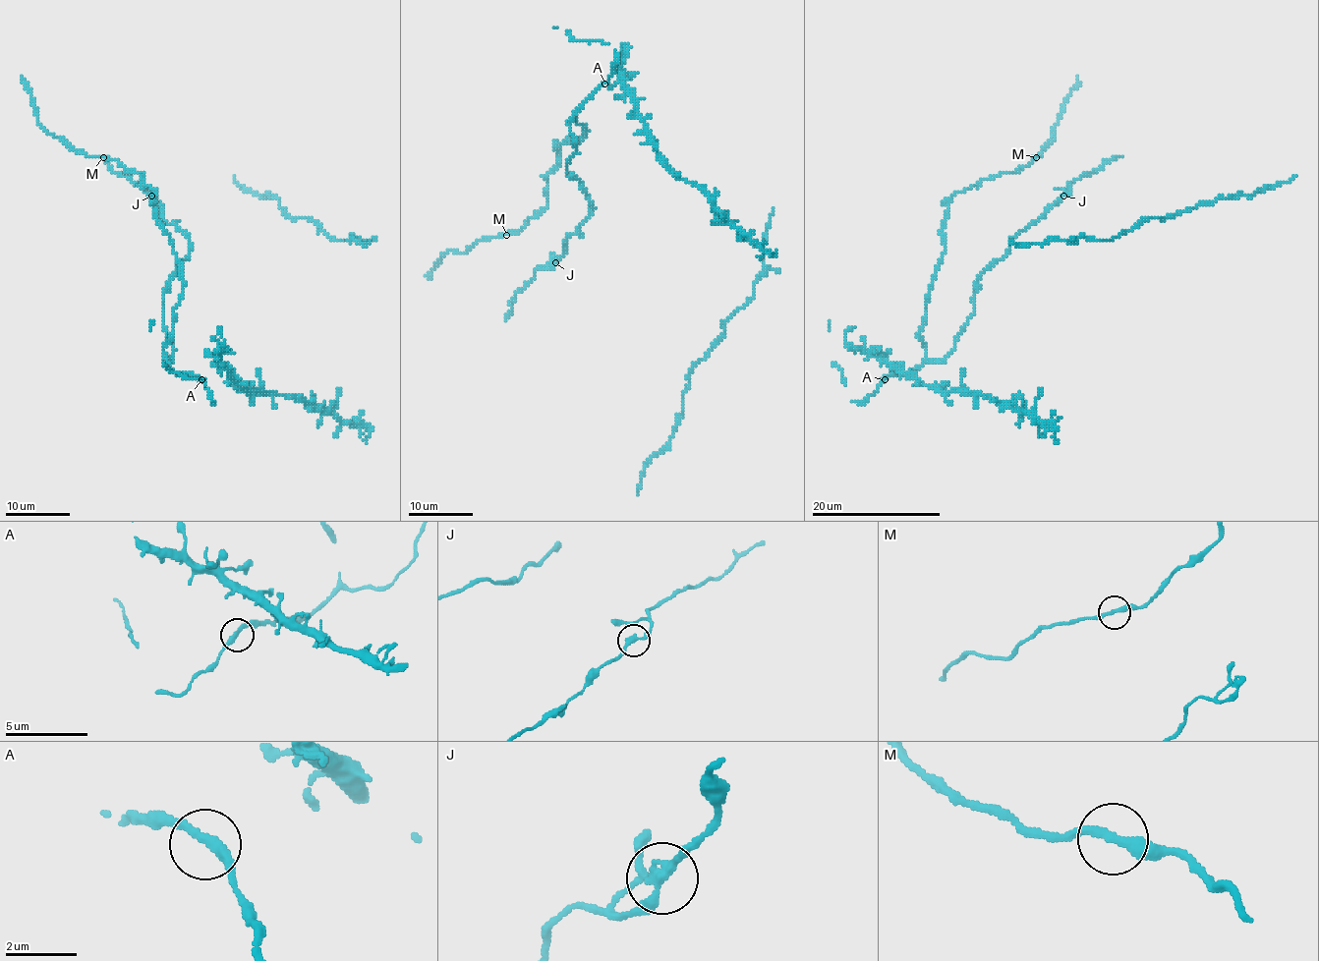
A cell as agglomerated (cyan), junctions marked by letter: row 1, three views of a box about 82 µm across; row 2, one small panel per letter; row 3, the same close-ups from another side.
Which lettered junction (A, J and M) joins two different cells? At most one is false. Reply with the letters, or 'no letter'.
no letter

